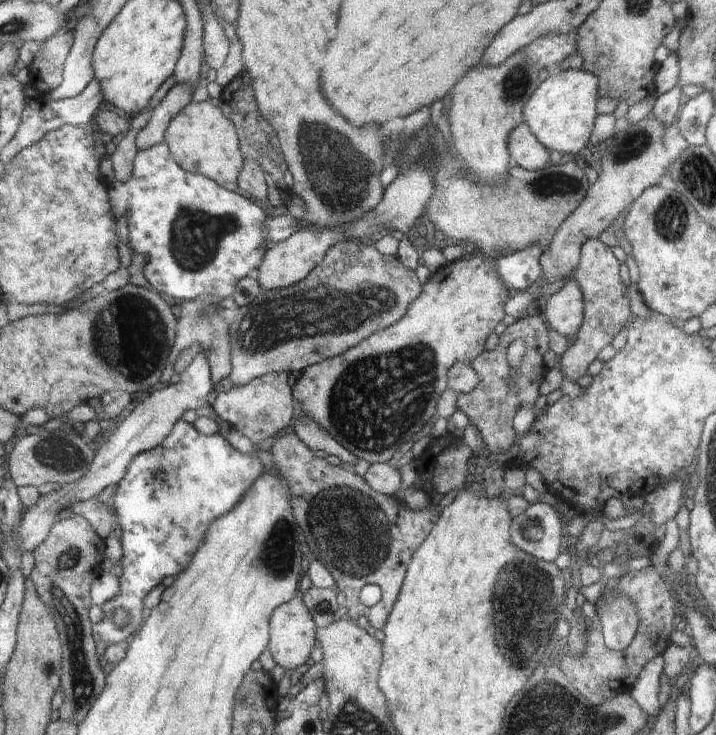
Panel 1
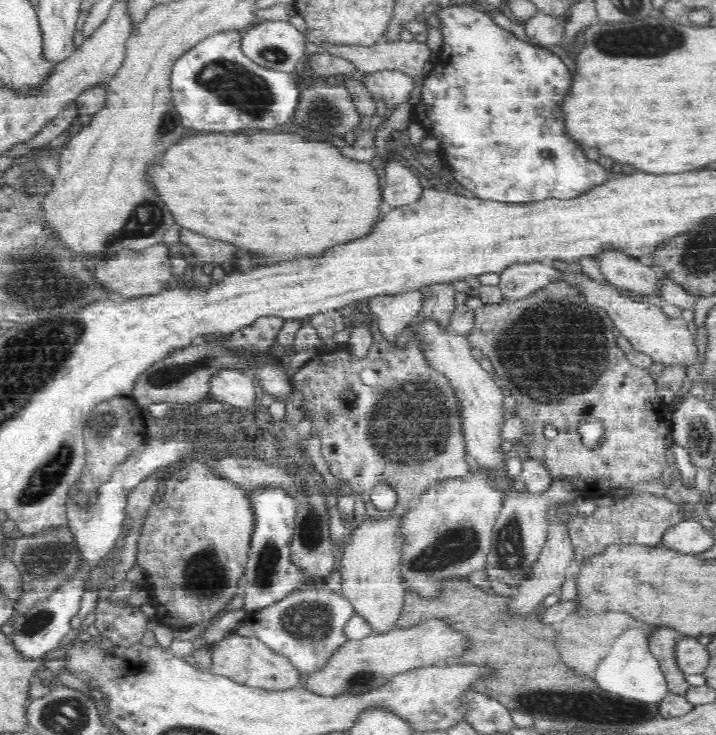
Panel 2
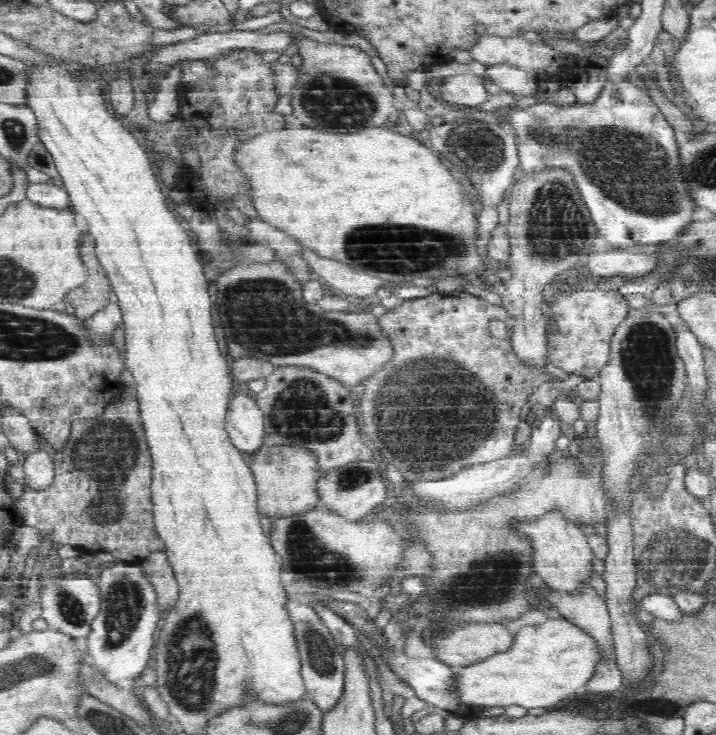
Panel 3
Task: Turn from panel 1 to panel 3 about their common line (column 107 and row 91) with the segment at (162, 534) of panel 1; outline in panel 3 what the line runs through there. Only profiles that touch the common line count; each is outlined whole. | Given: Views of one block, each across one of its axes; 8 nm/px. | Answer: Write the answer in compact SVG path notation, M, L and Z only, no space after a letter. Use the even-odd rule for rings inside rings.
M629 80L618 84L608 81L598 98L590 103L576 102L558 106L547 101L516 110L509 110L508 107L496 110L497 113L490 114L488 118L514 129L518 141L519 165L523 173L539 171L544 167L560 167L576 174L576 182L580 182L580 194L584 194L583 201L586 202L591 219L612 246L628 248L634 244L666 242L678 238L692 222L696 203L690 197L686 181L680 173L675 129L647 92Z

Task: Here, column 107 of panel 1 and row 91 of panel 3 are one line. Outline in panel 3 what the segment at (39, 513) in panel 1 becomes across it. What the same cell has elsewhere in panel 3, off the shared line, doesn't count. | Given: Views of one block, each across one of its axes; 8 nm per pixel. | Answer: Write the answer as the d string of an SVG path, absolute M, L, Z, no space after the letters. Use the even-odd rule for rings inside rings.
M466 73L450 75L442 80L442 88L434 95L446 104L474 107L488 100L483 77Z

